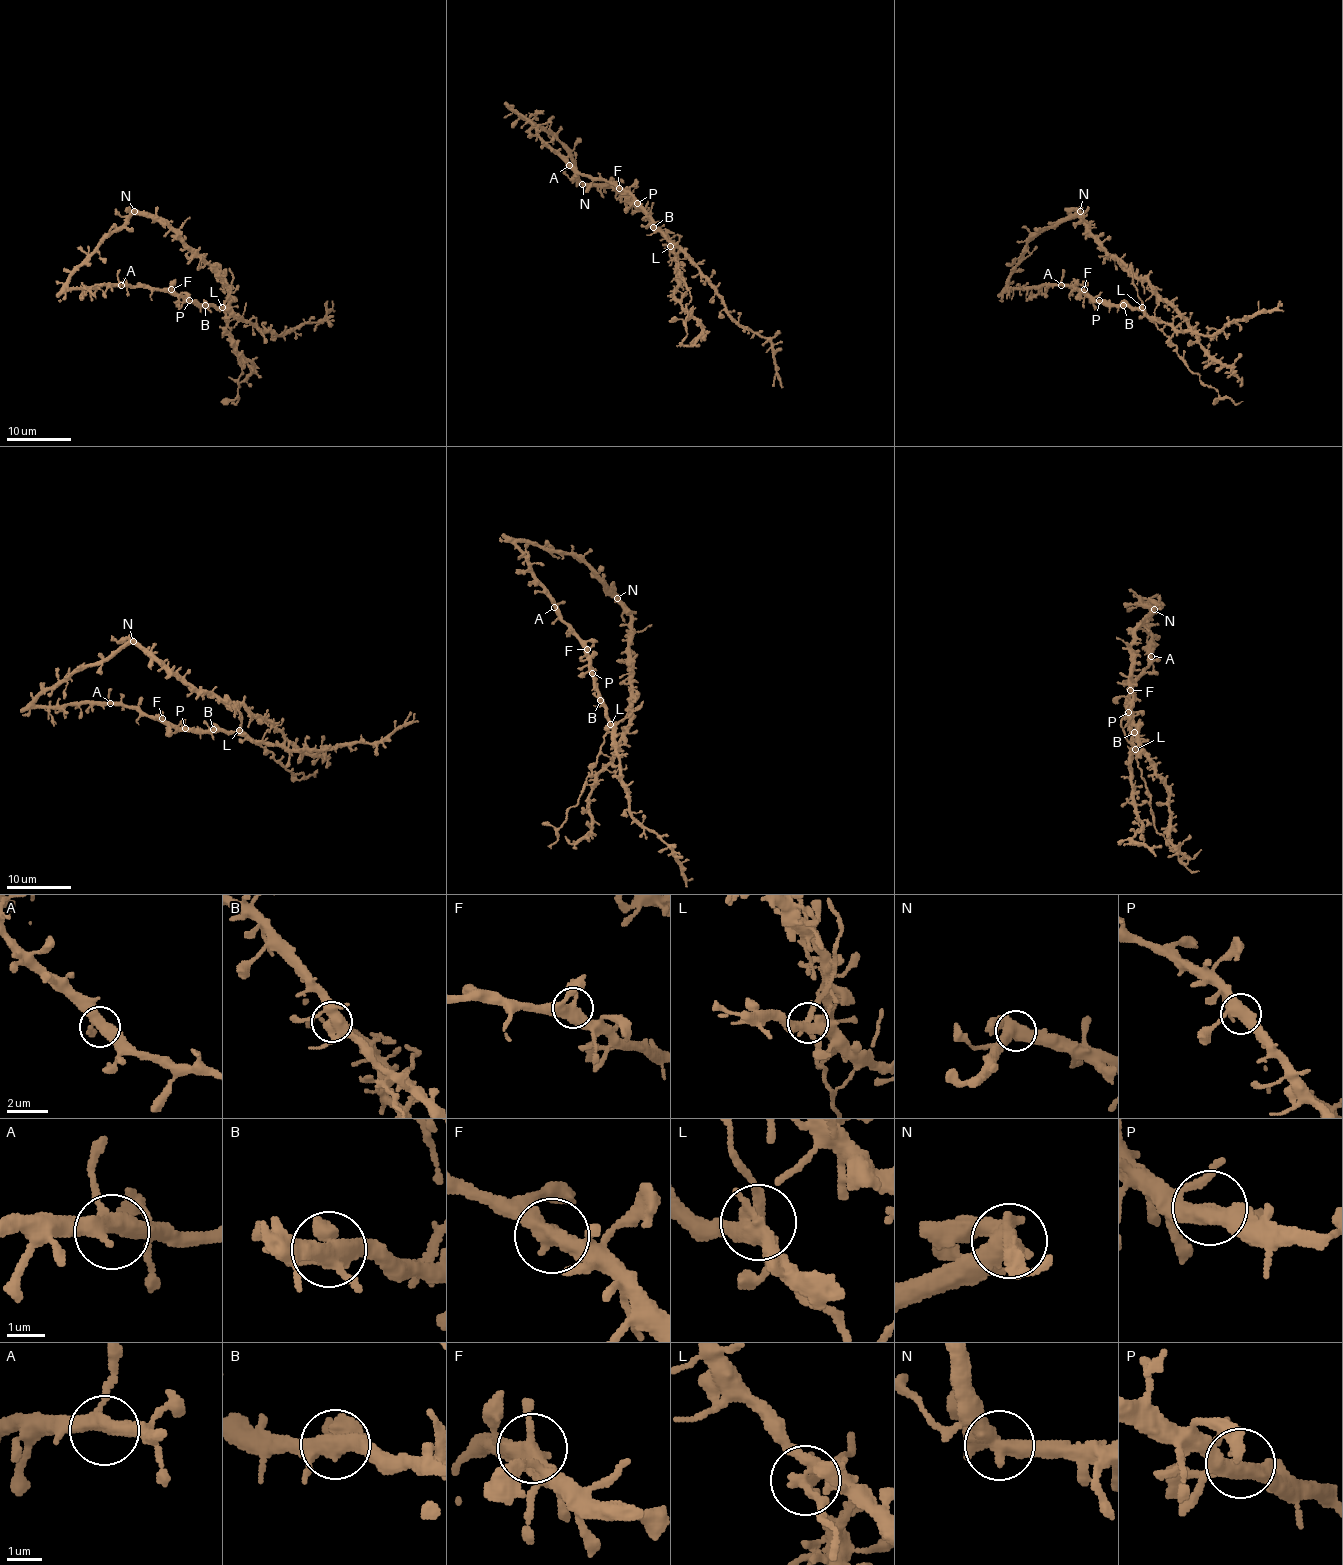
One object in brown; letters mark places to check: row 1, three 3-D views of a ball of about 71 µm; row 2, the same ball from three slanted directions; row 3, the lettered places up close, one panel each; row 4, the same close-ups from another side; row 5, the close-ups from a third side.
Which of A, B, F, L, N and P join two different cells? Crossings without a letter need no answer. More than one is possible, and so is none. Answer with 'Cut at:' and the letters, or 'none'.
Cut at: L, N

